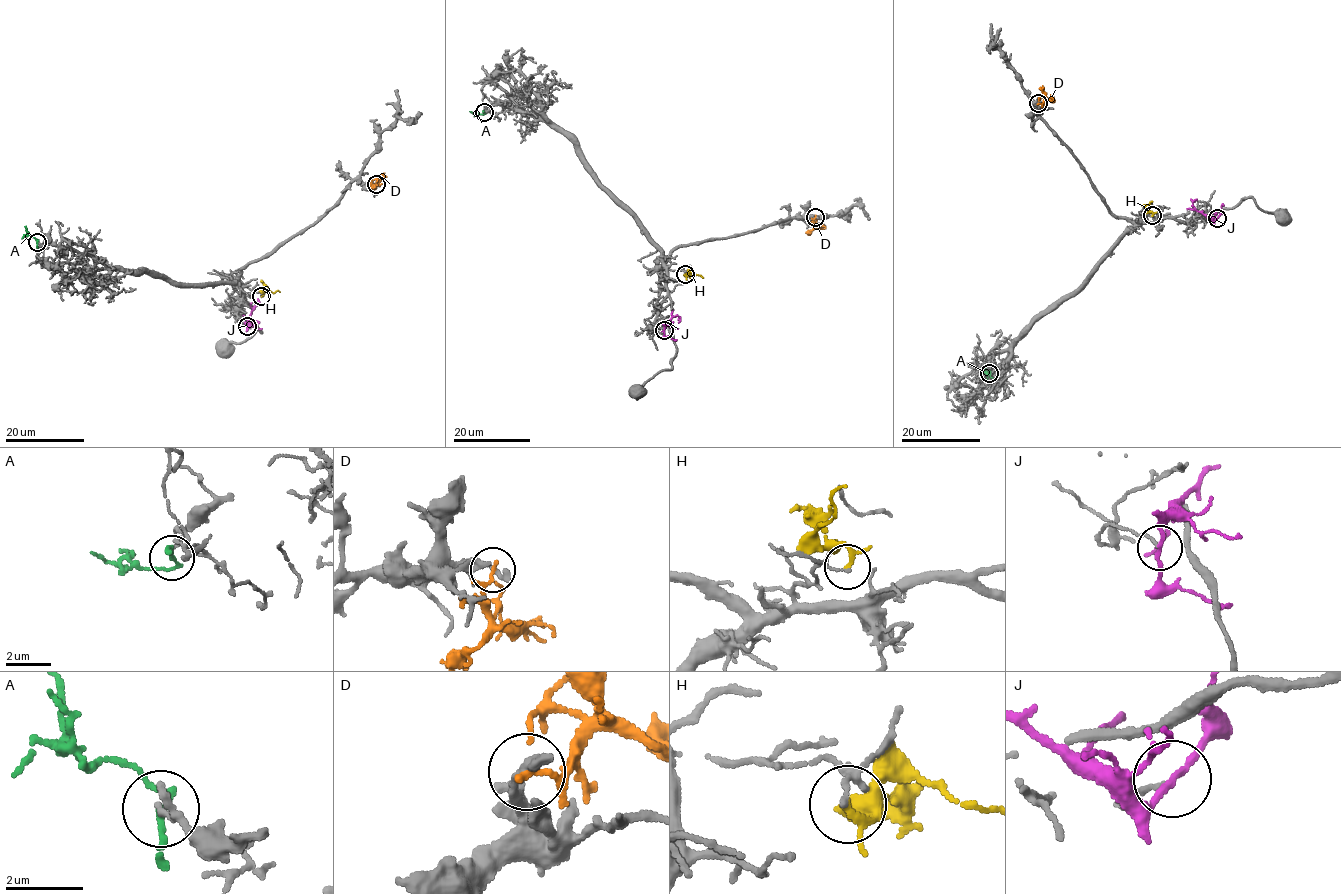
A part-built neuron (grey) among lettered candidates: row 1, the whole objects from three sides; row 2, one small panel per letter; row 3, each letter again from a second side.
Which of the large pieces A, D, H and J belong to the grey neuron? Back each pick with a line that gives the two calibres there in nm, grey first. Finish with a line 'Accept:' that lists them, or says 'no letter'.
A: 140 nm thick on the grey side, 150 nm on the other
Accept: A

